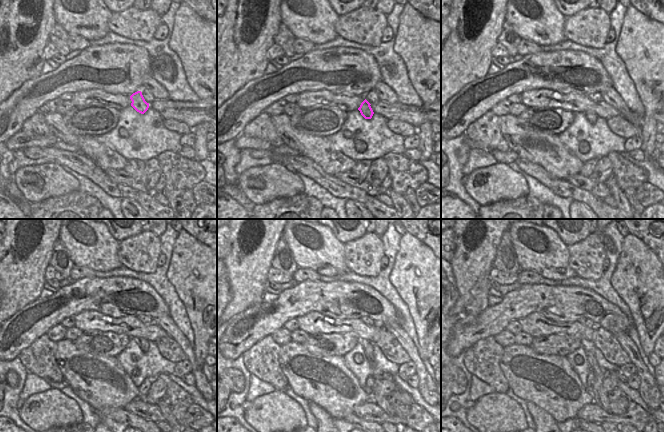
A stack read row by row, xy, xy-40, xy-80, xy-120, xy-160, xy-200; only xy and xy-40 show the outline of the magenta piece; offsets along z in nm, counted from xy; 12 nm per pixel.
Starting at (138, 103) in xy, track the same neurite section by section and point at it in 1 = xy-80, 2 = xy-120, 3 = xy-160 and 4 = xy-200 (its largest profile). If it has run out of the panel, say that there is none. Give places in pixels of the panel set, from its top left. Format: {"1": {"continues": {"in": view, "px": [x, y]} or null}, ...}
{"1": {"continues": {"in": "xy-80", "px": [590, 115]}}, "2": {"continues": {"in": "xy-120", "px": [144, 343]}}, "3": {"continues": {"in": "xy-160", "px": [368, 346]}}, "4": {"continues": {"in": "xy-200", "px": [600, 397]}}}

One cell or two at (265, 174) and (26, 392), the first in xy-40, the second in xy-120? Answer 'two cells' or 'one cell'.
two cells

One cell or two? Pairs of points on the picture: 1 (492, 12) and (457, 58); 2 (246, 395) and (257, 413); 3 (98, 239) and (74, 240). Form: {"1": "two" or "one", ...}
{"1": "one", "2": "two", "3": "one"}

